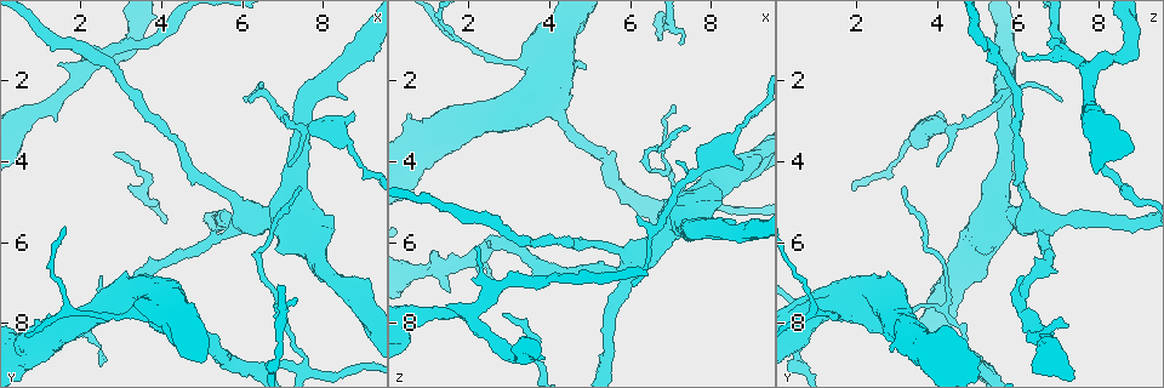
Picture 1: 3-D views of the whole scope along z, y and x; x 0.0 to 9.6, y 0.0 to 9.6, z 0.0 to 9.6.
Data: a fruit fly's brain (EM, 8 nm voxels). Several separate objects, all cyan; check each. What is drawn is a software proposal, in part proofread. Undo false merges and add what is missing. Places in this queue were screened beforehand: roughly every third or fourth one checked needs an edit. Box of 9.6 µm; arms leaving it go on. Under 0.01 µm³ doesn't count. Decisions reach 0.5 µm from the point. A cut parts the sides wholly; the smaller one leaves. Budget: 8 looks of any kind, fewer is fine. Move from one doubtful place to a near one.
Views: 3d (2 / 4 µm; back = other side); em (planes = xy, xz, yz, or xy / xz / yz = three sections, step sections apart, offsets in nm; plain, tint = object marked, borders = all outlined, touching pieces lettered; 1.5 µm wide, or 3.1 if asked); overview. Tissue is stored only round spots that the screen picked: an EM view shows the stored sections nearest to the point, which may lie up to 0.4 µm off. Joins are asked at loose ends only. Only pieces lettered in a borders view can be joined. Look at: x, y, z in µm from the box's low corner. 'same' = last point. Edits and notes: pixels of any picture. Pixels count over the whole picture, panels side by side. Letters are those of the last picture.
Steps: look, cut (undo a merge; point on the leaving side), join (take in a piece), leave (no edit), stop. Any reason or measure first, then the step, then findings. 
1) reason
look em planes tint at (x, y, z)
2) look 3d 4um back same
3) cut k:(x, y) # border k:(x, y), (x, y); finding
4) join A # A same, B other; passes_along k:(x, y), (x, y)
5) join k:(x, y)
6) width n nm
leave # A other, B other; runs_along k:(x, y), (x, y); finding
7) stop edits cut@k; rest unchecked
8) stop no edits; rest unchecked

branch stops here
look em xy step 8 borders at (2.85, 3.75, 7.80)

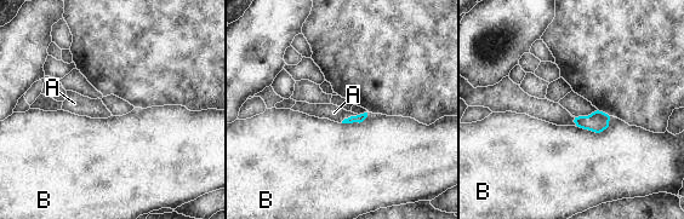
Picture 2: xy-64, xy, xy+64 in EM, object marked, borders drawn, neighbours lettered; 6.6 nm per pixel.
join 2:(334, 113) # A same, B other; passes_along 2:(360, 117), (348, 117), (334, 113); it goes on there

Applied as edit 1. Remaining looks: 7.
three arms meet
look 3d 4um at (6.95, 7.65, 4.15)

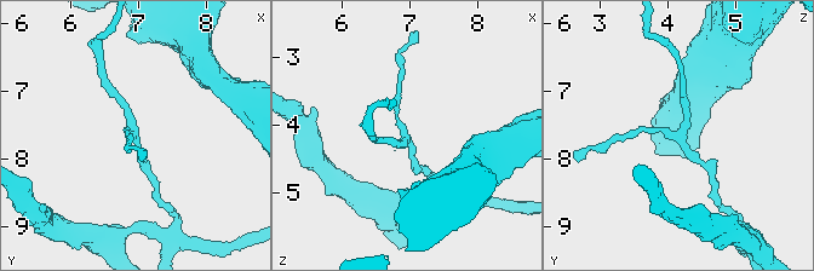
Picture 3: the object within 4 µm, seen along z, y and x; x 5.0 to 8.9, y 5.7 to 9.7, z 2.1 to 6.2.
arms 3; need the tissue
look em planes borders at (7.00, 7.75, 4.20)

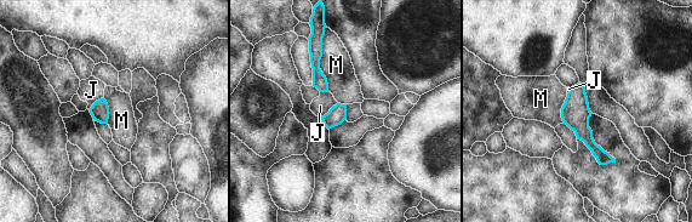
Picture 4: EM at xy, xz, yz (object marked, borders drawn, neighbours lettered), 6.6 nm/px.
longest_contact M 360 nm
leave # J other, M other; border 4:(321, 39), (320, 70), (329, 91); all the same cell

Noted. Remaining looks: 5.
look em xz step 4 borders at (6.20, 2.55, 5.40)

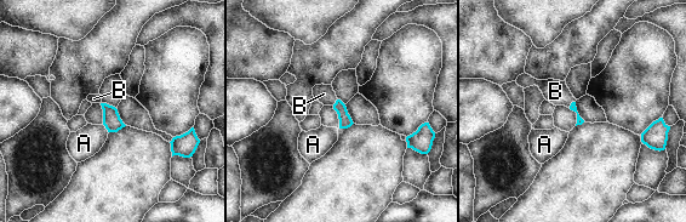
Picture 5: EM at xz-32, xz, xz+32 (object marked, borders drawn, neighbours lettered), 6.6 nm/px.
join 5:(555, 91) # A other, B same; passes_along 5:(572, 107), (571, 103), (555, 91); it goes on there

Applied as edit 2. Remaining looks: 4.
stop edits join@2, join@5; rest unchecked

